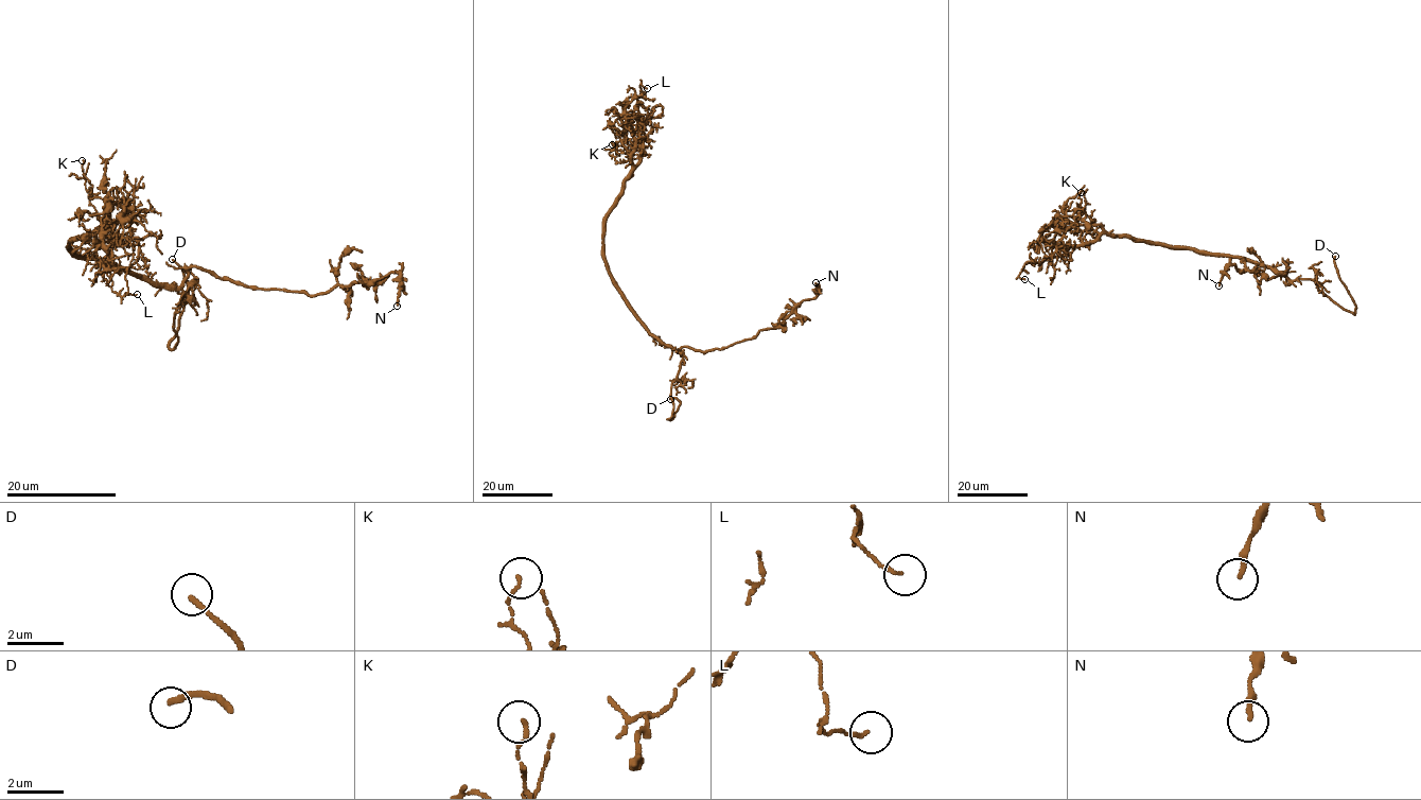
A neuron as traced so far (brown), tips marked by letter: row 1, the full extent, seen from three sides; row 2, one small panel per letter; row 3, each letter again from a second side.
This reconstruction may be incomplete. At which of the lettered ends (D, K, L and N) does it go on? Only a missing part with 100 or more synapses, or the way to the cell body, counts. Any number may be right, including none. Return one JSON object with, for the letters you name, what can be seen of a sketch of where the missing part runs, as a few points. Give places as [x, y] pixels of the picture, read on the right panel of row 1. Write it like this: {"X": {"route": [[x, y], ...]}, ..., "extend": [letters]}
{"extend": ["D"]}

